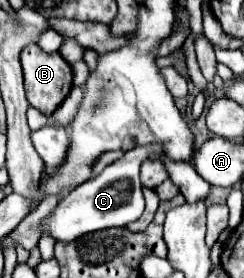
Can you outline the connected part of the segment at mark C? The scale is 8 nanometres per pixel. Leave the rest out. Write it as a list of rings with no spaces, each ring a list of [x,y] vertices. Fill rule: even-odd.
[[[144,145],[132,151],[126,151],[118,161],[108,165],[98,177],[88,179],[86,183],[78,185],[64,201],[58,203],[54,213],[44,219],[42,233],[48,231],[56,241],[74,241],[80,235],[108,229],[108,227],[126,227],[128,223],[136,221],[144,211],[144,195],[142,183],[138,179],[140,163],[150,157],[150,153],[162,153],[160,145]]]

